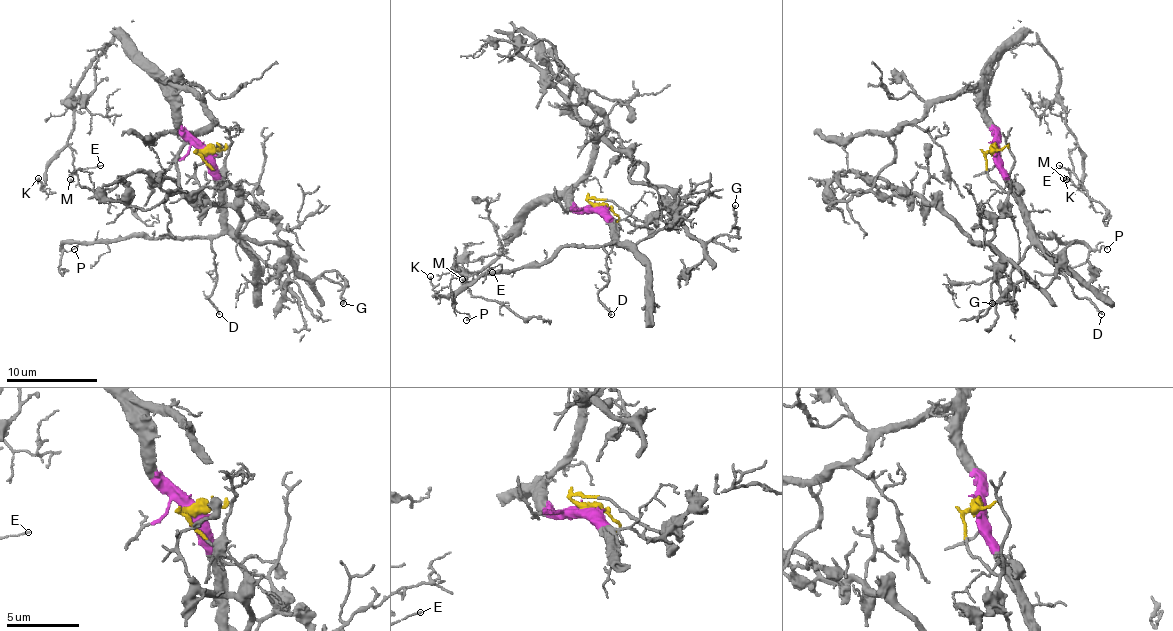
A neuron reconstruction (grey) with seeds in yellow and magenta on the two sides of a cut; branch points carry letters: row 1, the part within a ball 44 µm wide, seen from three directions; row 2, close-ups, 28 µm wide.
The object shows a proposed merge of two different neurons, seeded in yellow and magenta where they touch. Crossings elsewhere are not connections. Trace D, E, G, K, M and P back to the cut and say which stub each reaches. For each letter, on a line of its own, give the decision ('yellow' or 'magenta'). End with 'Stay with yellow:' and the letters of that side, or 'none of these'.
D: magenta
E: magenta
G: yellow
K: magenta
M: magenta
P: magenta
Stay with yellow: G

